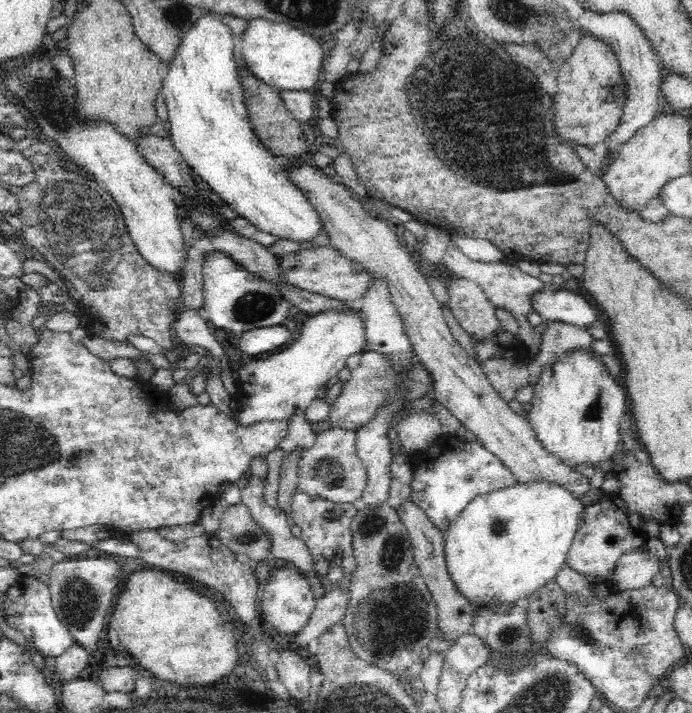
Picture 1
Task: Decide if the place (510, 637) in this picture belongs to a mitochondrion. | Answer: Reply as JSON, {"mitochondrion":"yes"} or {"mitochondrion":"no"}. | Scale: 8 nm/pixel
{"mitochondrion":"yes"}

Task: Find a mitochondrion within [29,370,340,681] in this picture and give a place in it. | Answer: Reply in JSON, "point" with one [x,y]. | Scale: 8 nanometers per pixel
{"point":[79,603]}

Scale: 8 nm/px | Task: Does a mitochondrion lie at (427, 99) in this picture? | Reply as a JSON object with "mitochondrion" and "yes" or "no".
{"mitochondrion":"yes"}

